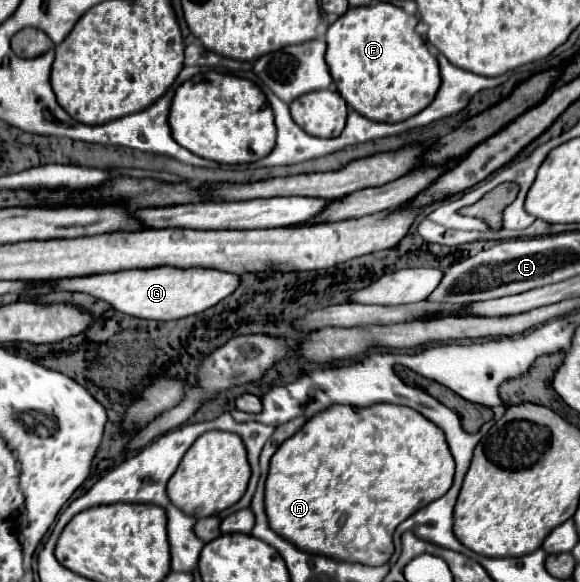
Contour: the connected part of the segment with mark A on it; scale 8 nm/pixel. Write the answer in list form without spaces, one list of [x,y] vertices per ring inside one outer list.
[[[332,404],[312,416],[270,460],[266,480],[270,528],[310,554],[322,554],[340,562],[382,566],[394,554],[392,534],[400,522],[422,506],[448,492],[454,478],[454,458],[444,432],[420,412],[396,404],[372,404],[366,408]]]

